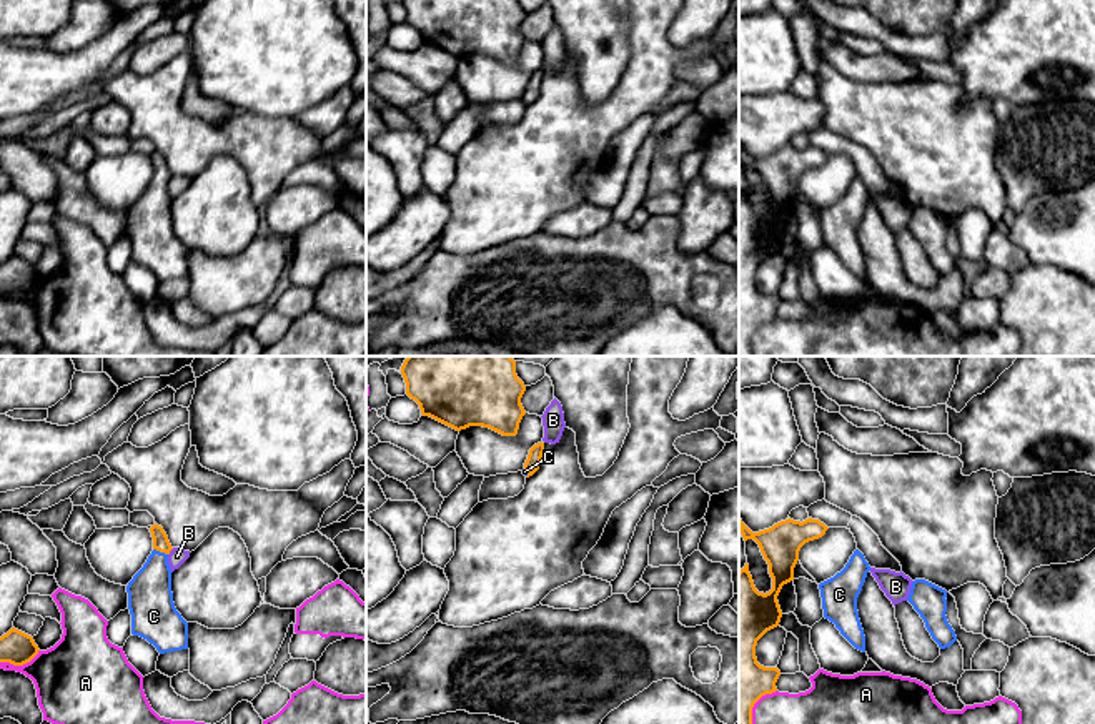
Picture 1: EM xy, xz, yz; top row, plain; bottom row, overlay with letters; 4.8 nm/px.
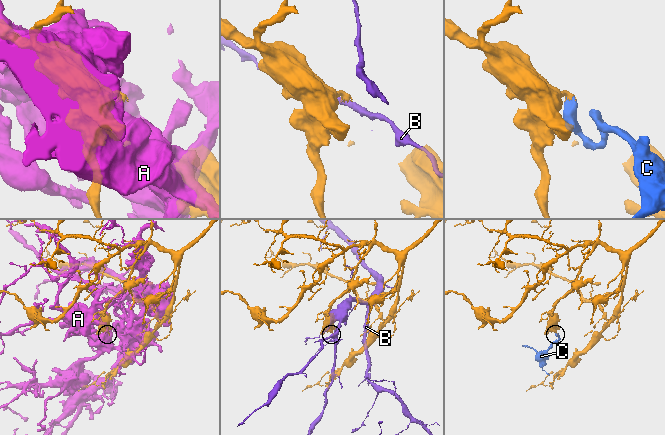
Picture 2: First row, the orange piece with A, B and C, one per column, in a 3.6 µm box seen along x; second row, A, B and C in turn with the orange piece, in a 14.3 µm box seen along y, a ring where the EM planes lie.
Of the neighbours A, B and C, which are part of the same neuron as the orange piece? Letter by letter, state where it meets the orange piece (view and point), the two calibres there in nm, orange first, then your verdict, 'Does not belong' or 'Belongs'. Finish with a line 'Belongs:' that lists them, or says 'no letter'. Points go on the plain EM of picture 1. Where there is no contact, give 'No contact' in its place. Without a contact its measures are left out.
A: Touches orange at yz (753, 333). Thickness 260 nm (orange) against 340 nm. Does not belong
B: Touches orange at xy (170, 177). Thickness 80 nm (orange) against 90 nm. Does not belong
C: Touches orange at xy (160, 178). Thickness 80 nm (orange) against 220 nm. Belongs
Belongs: C

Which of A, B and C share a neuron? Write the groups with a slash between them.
A / B / C

